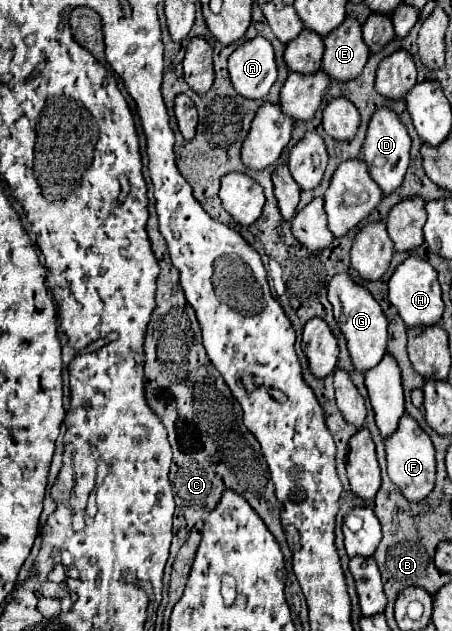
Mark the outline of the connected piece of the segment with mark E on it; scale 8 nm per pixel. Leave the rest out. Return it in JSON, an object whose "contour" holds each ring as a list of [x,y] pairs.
{"contour":[[[350,16],[340,28],[330,32],[324,40],[322,72],[338,82],[348,82],[362,74],[368,62],[368,48],[362,42],[360,24]]]}

